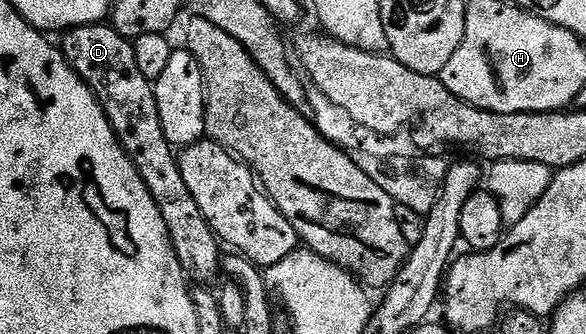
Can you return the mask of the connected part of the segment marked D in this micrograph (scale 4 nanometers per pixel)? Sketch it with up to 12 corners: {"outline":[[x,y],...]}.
{"outline":[[72,27],[63,55],[145,181],[184,275],[221,275],[221,244],[165,141],[134,42]]}

